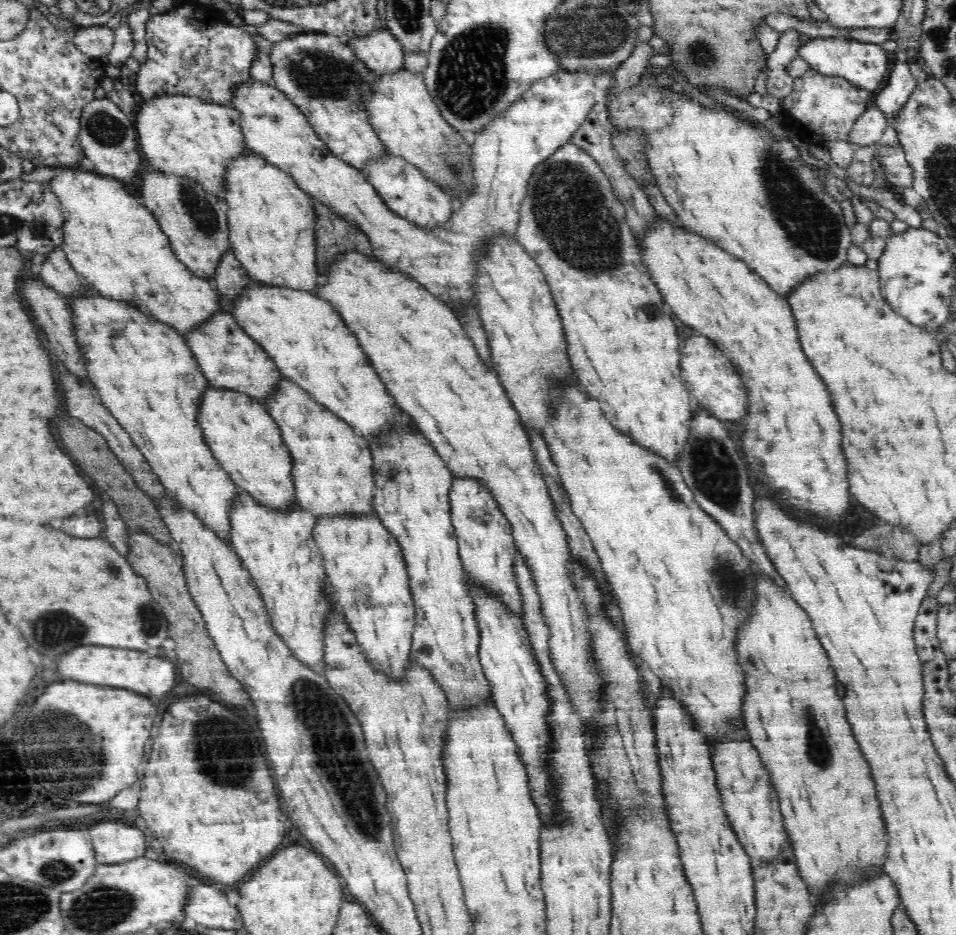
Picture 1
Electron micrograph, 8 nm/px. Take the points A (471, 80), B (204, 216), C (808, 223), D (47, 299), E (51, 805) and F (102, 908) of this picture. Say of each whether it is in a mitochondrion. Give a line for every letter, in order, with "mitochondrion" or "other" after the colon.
A: mitochondrion
B: mitochondrion
C: mitochondrion
D: other
E: other
F: mitochondrion

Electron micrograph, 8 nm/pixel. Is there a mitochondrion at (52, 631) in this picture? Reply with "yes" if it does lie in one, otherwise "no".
yes

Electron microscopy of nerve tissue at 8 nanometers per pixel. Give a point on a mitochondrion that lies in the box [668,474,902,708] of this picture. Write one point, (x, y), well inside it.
(731, 582)

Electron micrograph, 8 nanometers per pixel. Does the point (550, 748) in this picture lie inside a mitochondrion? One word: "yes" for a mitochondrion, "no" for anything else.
no

